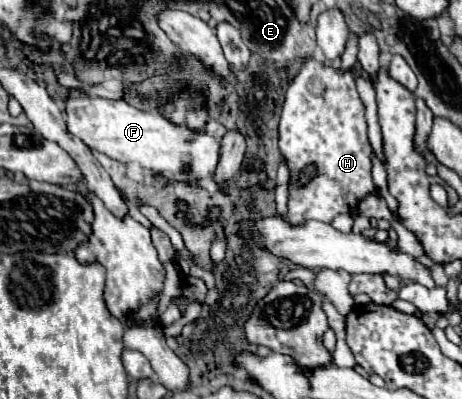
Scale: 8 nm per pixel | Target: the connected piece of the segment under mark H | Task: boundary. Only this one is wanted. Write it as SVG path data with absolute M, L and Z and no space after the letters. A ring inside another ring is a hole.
M306 59L286 91L286 101L284 101L278 133L280 133L280 139L278 139L280 155L290 171L286 219L292 225L304 225L306 221L332 223L332 219L342 213L354 213L358 203L364 197L376 193L376 185L372 181L372 149L366 135L364 103L358 95L356 75L352 69L340 71L340 69L324 65L322 61ZM308 167L312 167L312 173L308 181L300 185L298 181Z

